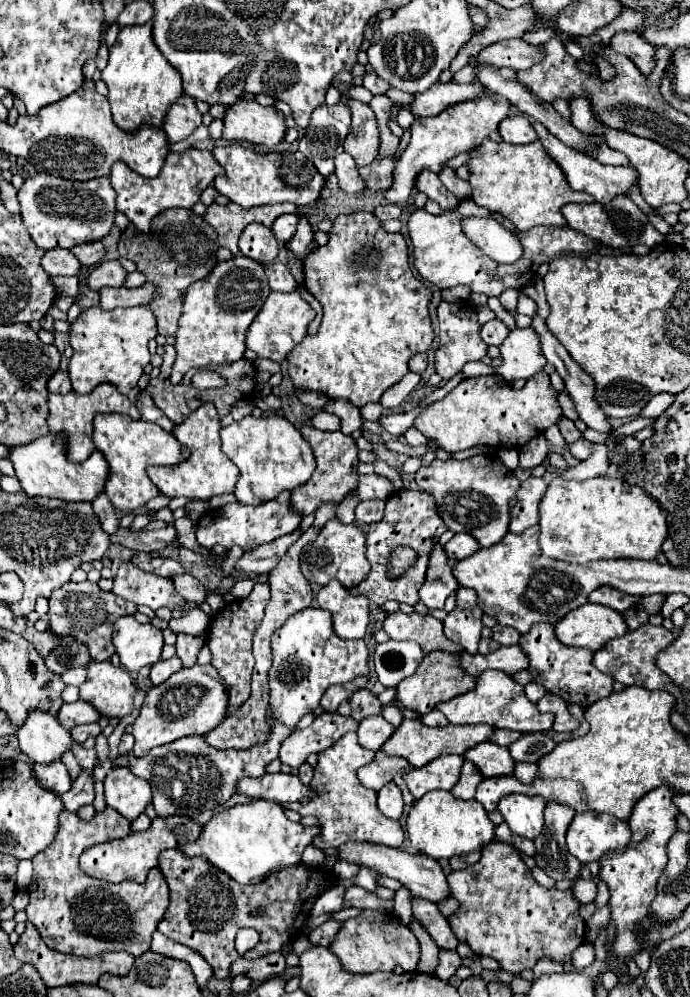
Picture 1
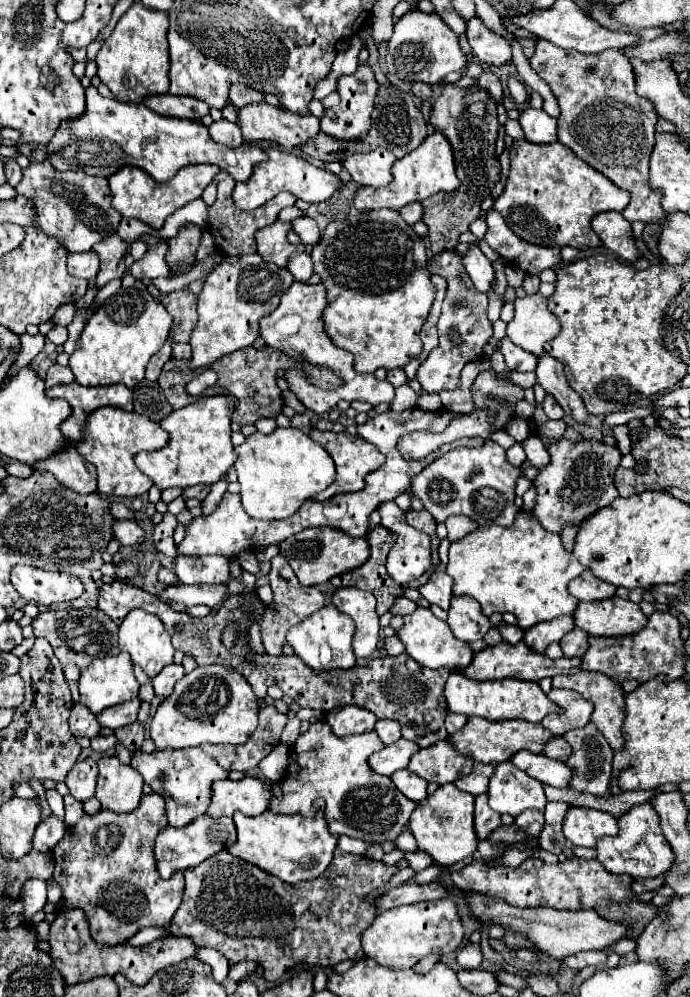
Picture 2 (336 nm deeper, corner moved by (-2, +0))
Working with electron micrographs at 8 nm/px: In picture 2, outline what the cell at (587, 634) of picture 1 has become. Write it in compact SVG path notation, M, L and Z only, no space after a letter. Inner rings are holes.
M616 595L604 601L578 603L574 619L588 635L602 637L632 635L646 627L646 615L640 611L640 605Z

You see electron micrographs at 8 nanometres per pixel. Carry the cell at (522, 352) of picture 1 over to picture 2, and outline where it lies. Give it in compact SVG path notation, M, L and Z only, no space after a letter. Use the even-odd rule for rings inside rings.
M540 293L516 301L514 319L508 323L510 341L534 355L544 353L544 343L560 331L558 317L548 309L548 299Z

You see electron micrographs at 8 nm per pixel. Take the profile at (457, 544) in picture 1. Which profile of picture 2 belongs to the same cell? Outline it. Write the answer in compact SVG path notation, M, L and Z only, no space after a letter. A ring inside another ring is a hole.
M452 515L446 519L446 527L448 527L448 539L456 541L456 539L462 539L464 535L468 535L470 531L474 531L478 525L470 517Z

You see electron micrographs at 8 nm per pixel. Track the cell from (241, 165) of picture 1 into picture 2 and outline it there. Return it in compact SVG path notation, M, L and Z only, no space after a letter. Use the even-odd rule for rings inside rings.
M266 149L266 153L268 153L268 161L258 163L254 167L254 173L252 173L250 181L248 183L236 183L234 203L236 203L238 209L244 209L244 211L258 209L266 201L274 199L280 191L288 191L294 197L298 197L302 201L308 201L308 203L322 203L322 201L330 199L332 193L336 189L340 189L340 185L342 185L342 181L334 173L318 169L302 157L296 157L296 155L280 151L280 149Z

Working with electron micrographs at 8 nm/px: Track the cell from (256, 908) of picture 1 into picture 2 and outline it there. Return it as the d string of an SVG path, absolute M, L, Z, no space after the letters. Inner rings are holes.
M336 849L328 871L324 871L320 879L288 885L272 877L270 873L262 871L260 867L236 859L228 851L220 851L220 855L206 859L204 863L200 863L200 867L184 871L186 875L184 901L170 923L170 931L174 935L192 937L198 947L210 947L220 951L224 957L228 957L230 965L238 961L260 963L264 967L268 981L278 981L282 973L294 967L296 963L332 967L346 959L360 961L364 957L360 935L376 919L376 901L368 901L366 897L372 891L382 889L398 869L400 869L398 865L388 867L382 861L368 859L366 855L352 855L344 853L342 849Z

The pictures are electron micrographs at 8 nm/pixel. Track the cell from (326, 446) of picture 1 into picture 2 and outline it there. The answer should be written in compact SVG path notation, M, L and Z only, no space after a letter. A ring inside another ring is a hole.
M312 429L310 437L316 443L320 443L330 453L330 457L336 463L336 479L334 479L334 483L326 491L322 491L320 495L314 495L316 501L326 501L326 499L330 499L330 497L334 497L338 493L354 493L354 491L360 491L364 487L364 477L368 473L376 471L384 463L384 455L372 443L368 443L366 439L362 439L358 435L350 435L346 431L334 433L334 431L318 431L318 429Z

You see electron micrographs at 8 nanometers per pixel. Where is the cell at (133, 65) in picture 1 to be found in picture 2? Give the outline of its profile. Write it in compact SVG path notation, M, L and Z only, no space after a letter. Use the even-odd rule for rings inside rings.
M134 3L116 23L112 35L104 41L96 55L98 77L120 101L140 103L154 93L168 93L170 57L168 57L168 13L148 9L142 3Z

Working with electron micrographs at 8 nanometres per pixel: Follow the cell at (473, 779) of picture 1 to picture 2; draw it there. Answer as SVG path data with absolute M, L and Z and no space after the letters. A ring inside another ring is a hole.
M474 763L472 771L470 771L466 777L454 781L454 785L456 785L458 789L462 789L462 791L474 795L474 797L476 797L476 795L482 795L482 793L488 791L488 781L490 781L494 769L496 769L496 767L492 767L490 763L488 763L488 765L484 765L484 763Z

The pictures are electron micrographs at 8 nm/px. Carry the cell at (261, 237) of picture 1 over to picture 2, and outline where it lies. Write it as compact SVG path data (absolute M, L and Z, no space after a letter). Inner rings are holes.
M276 221L276 223L272 223L272 225L264 227L264 229L260 229L260 231L256 233L258 253L260 253L264 259L276 263L278 267L286 267L286 263L288 263L288 259L292 257L292 253L296 253L298 249L300 249L300 251L306 249L306 245L298 247L298 245L288 243L286 235L288 235L290 229L292 229L292 223L282 223L282 221Z

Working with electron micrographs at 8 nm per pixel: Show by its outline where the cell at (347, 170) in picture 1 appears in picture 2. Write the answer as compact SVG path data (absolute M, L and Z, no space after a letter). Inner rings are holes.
M378 147L368 153L356 153L350 155L342 165L346 171L354 177L358 185L370 185L370 187L380 187L390 183L390 169L394 165L396 157L392 151Z

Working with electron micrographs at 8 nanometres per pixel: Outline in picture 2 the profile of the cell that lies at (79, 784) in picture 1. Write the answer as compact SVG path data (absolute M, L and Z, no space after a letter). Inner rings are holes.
M50 817L46 821L42 821L38 827L36 827L36 833L34 833L34 839L32 839L32 849L36 851L50 851L66 833L66 823L58 817Z

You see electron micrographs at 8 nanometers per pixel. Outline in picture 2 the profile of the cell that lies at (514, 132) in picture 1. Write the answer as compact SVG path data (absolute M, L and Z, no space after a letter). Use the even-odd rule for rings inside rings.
M524 109L520 115L520 125L526 133L526 139L532 143L554 143L558 141L556 119L538 109Z

